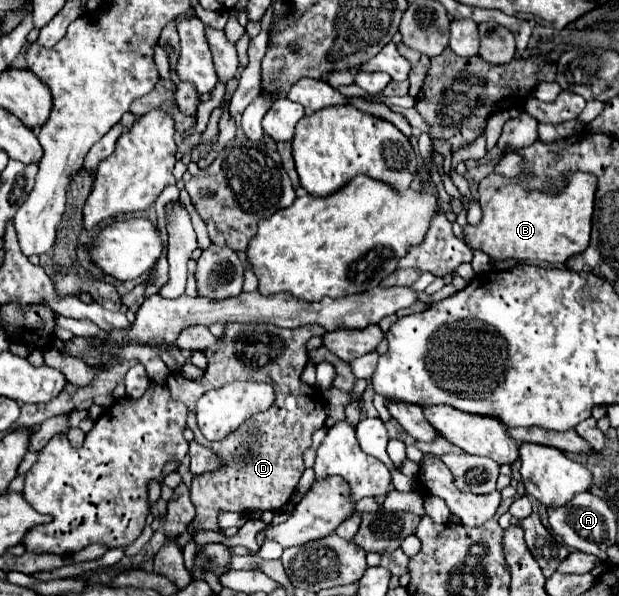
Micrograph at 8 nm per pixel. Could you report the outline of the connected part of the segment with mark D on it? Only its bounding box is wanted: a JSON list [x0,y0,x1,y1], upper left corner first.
[167,323,327,537]

